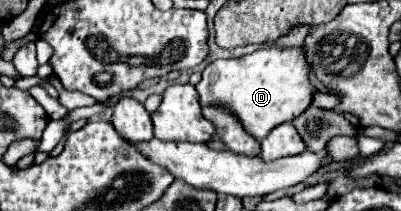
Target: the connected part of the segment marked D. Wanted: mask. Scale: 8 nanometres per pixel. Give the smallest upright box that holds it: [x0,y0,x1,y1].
[196,48,318,140]

